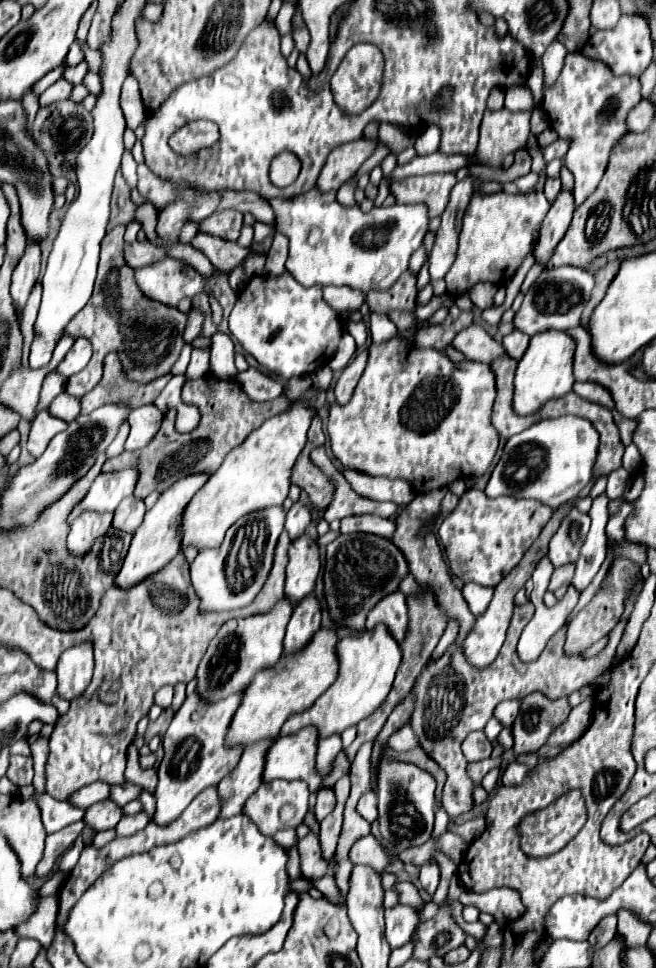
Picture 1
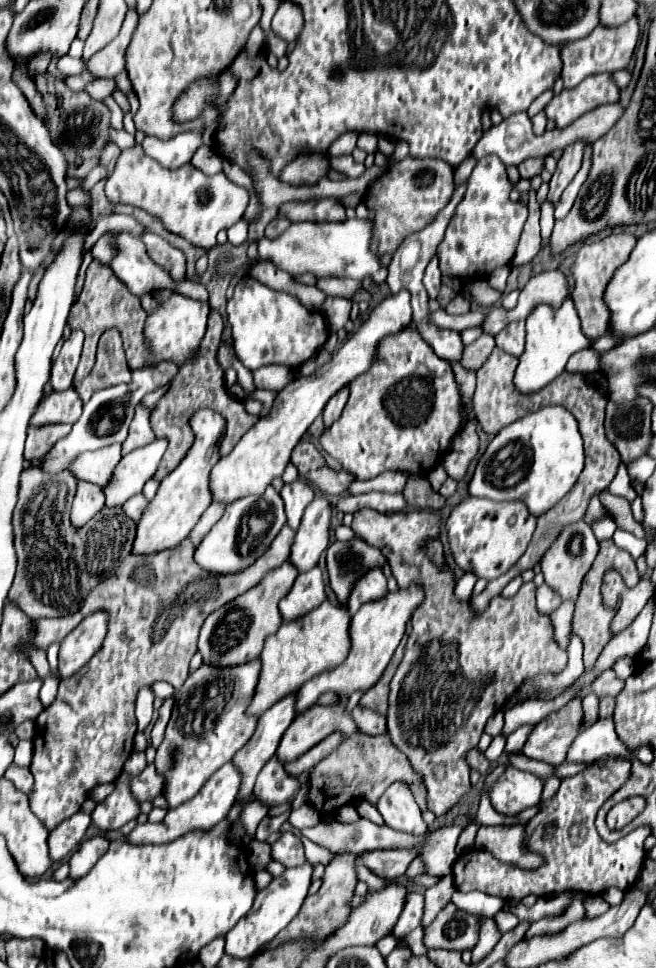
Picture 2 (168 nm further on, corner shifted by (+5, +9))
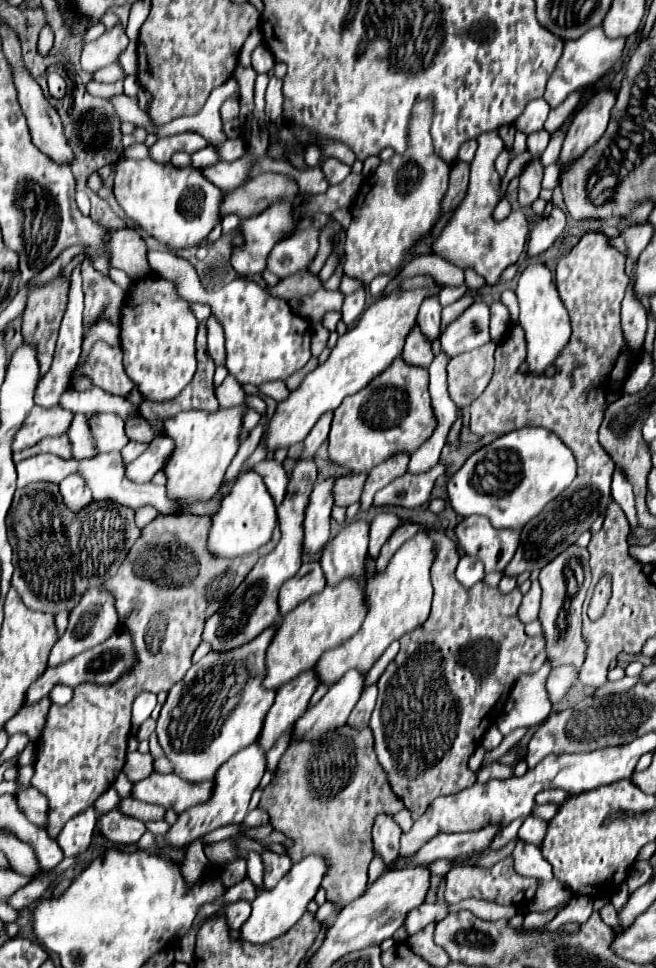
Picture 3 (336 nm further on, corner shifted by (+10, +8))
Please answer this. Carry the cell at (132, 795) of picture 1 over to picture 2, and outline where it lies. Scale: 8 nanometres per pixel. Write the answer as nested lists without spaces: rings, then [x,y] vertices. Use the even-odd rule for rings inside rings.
[[[148,765],[140,775],[130,779],[130,791],[136,801],[152,801],[156,795],[162,795],[164,779],[156,773],[154,765]]]

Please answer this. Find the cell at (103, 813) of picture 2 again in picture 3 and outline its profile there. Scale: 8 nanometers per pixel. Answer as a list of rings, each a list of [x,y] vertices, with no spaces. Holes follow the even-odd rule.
[[[117,808],[99,818],[99,828],[103,836],[117,846],[135,846],[147,832],[147,826],[143,822],[131,816],[123,816]]]

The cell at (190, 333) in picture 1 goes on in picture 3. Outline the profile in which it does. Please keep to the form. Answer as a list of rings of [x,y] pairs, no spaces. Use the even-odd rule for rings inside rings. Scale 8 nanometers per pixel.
[[[153,272],[133,282],[121,310],[121,350],[123,368],[135,382],[143,400],[167,402],[189,384],[197,366],[195,334],[197,318],[191,304],[177,294],[171,280]]]

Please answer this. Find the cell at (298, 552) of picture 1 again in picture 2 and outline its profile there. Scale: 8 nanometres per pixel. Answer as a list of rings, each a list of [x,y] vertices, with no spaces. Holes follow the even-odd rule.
[[[316,497],[306,507],[306,513],[290,547],[288,561],[298,569],[298,573],[314,569],[322,551],[328,547],[328,539],[330,539],[330,503],[324,497]]]

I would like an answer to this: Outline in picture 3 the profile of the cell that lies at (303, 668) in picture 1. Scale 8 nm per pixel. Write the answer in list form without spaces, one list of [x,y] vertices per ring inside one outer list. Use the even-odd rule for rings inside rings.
[[[347,578],[337,586],[327,584],[323,592],[309,596],[307,602],[299,604],[281,618],[277,634],[267,650],[267,678],[263,680],[263,686],[279,688],[281,684],[297,678],[301,672],[311,670],[325,650],[343,644],[361,628],[365,614],[365,584],[353,582],[353,578]]]

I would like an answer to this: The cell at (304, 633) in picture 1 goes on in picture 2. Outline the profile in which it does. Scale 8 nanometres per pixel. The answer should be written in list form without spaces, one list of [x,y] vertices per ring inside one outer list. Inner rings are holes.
[[[314,567],[310,573],[302,573],[296,577],[290,593],[280,601],[280,615],[284,621],[292,621],[300,615],[310,613],[326,599],[322,571]]]

